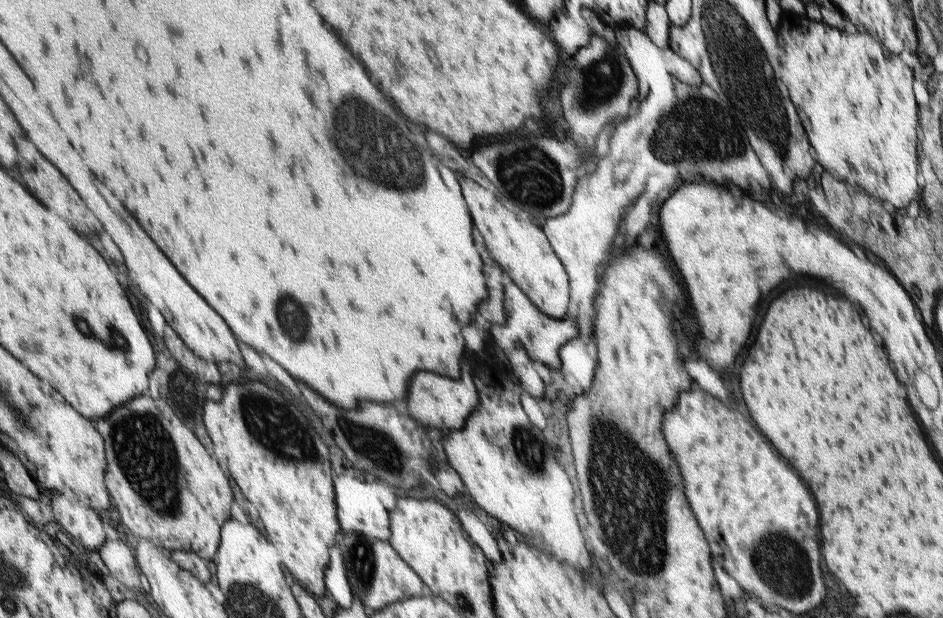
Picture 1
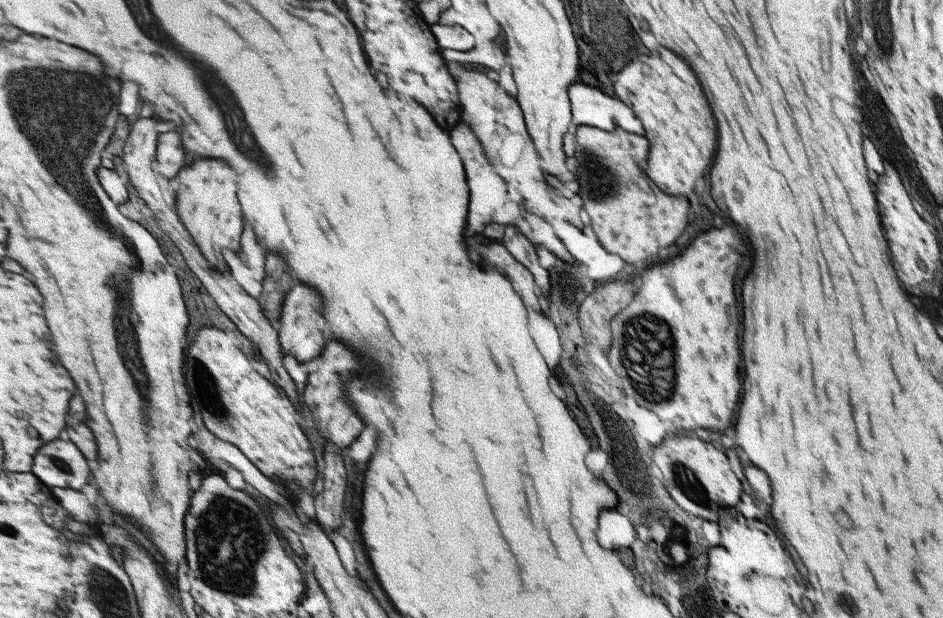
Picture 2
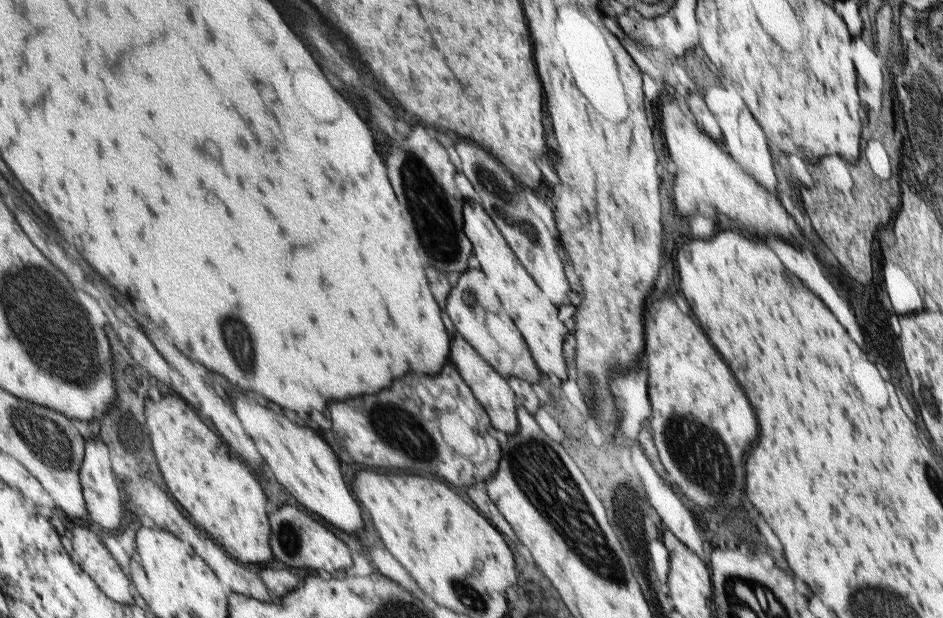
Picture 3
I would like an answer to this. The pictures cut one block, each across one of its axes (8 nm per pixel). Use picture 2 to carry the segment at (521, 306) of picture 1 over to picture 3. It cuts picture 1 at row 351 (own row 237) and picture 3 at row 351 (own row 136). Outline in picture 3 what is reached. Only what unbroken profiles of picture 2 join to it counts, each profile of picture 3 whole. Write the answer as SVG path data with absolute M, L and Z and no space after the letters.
M456 331L452 336L451 348L449 348L450 363L455 366L457 374L467 384L467 388L471 390L471 394L475 396L475 400L481 404L483 411L489 416L489 420L491 420L491 424L494 425L495 430L499 430L507 436L514 435L517 431L515 412L517 405L515 396L511 388L507 385L507 381L501 378Z

